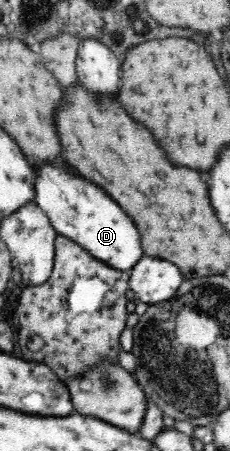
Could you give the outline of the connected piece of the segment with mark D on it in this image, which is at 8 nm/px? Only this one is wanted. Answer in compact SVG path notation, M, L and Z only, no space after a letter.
M45 164L36 171L35 178L35 203L45 211L49 217L53 229L63 236L81 246L93 258L101 261L107 267L117 270L118 272L130 272L143 258L141 244L139 244L139 232L133 224L133 220L127 216L126 212L116 203L111 200L102 188L95 184L91 184L88 180L75 178L73 173L66 172L64 168L55 164Z

